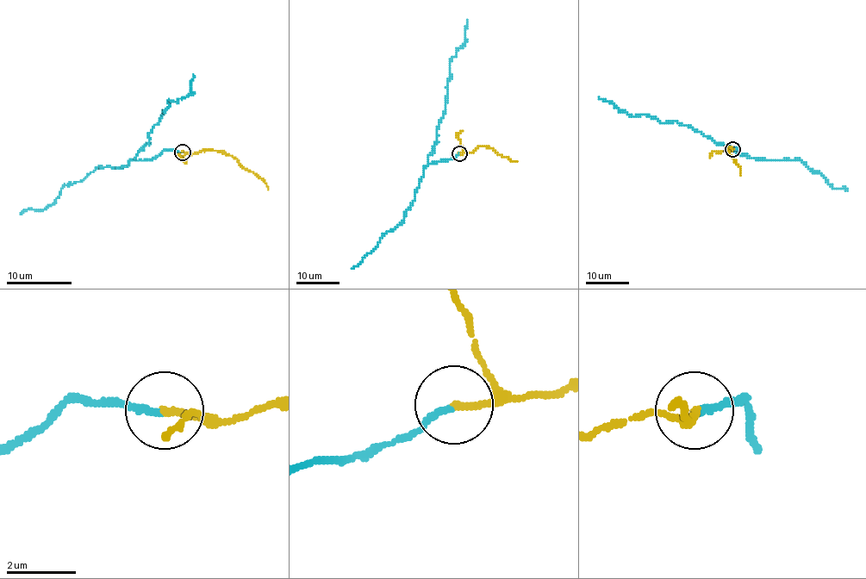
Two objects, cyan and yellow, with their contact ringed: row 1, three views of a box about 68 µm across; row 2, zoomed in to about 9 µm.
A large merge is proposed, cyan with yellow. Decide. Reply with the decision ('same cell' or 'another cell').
same cell

